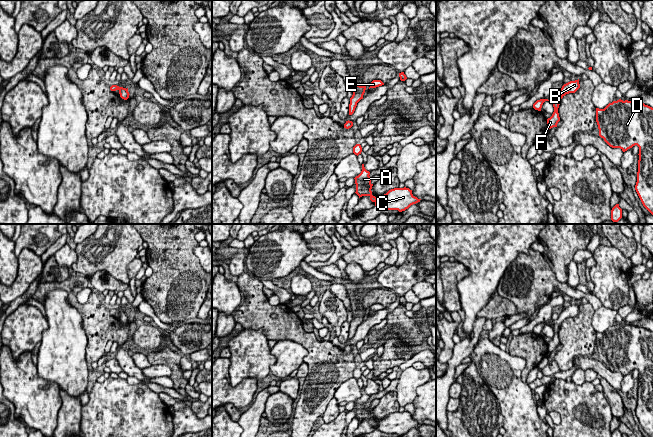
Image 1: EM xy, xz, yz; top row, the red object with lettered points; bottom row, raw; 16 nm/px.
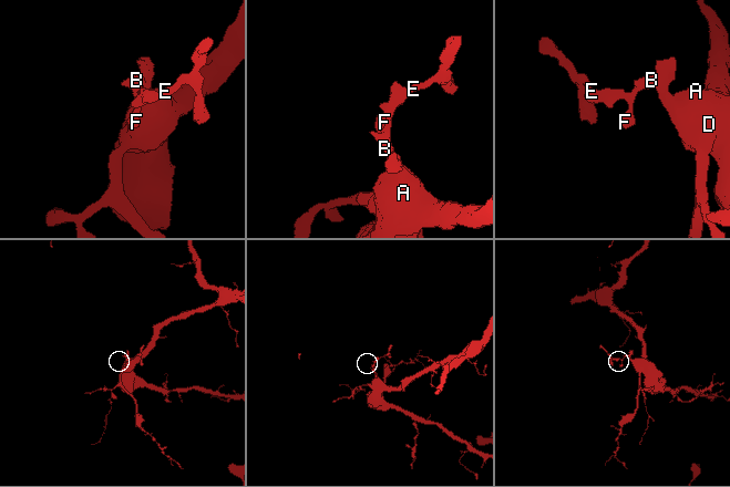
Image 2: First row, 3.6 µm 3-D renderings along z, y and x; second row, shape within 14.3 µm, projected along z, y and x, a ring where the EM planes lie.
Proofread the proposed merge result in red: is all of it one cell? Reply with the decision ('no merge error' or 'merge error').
no merge error

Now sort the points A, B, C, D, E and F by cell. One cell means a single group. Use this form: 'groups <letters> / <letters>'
groups A B C D E F

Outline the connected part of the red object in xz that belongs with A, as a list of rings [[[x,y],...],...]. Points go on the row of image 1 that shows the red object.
[[[362,164],[361,173],[356,176],[356,194],[360,197],[369,196],[370,200],[375,203],[375,206],[387,210],[398,210],[399,212],[405,211],[411,205],[420,202],[421,199],[418,199],[412,194],[412,190],[409,188],[394,188],[389,190],[386,194],[376,198],[372,195],[372,186],[371,183],[372,177],[369,176],[370,172],[367,171]]]

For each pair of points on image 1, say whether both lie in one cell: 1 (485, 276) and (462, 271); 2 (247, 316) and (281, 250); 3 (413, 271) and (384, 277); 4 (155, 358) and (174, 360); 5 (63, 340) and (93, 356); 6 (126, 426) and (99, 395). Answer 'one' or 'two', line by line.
1: two
2: two
3: one
4: one
5: two
6: one

